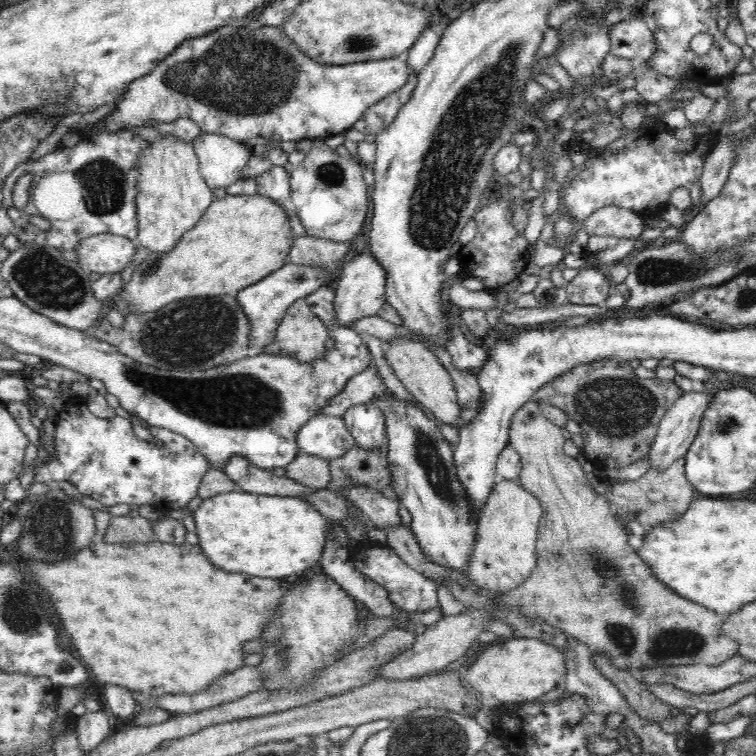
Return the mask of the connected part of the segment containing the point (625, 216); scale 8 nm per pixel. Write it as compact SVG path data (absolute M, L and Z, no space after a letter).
M604 206L581 225L589 235L638 240L645 224L639 215L619 206Z

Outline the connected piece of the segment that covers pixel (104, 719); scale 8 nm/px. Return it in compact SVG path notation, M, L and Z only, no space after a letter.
M106 709L87 712L78 718L76 723L77 737L84 755L94 750L101 742L104 742L106 737L112 734L113 722Z

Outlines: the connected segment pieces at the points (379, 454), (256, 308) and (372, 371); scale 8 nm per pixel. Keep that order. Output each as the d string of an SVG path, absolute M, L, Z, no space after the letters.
M384 437L379 445L378 450L363 450L356 444L341 458L332 459L330 466L332 478L327 488L344 499L347 499L341 492L344 488L359 485L368 485L376 492L384 492L392 485L392 475L387 462L387 437Z
M286 262L282 268L272 271L260 282L247 286L235 294L244 315L252 325L249 344L251 351L259 353L270 347L276 339L276 332L287 314L288 307L292 303L298 302L299 299L305 299L312 292L316 292L326 282L328 282L327 270L322 270L317 266Z
M373 363L361 374L350 378L342 393L333 397L324 408L320 408L318 414L343 417L351 406L372 401L385 394L385 391L387 391L386 384Z

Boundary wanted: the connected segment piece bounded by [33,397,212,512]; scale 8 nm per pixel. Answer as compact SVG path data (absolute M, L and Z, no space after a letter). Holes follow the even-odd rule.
M72 397L56 415L56 456L41 454L33 482L53 485L55 481L66 480L76 486L81 495L95 498L105 506L125 504L134 510L149 504L162 512L184 509L198 496L200 482L212 466L185 436L157 427L149 427L149 430L153 441L138 439L130 419L96 417L88 409L86 398ZM159 439L163 446L156 446L155 440Z

